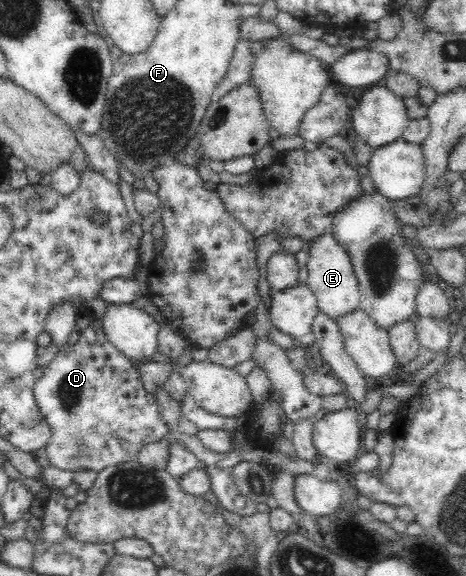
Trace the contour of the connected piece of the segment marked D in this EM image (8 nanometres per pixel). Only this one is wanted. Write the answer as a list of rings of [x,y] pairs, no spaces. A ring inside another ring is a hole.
[[[94,318],[92,323],[79,331],[75,345],[62,345],[56,357],[43,368],[43,375],[35,380],[33,392],[40,412],[52,428],[52,441],[46,447],[47,457],[52,466],[74,471],[88,468],[100,471],[107,465],[116,465],[134,460],[143,445],[158,442],[170,432],[162,421],[154,395],[148,395],[136,371],[138,362],[130,361],[107,338],[102,318]]]

